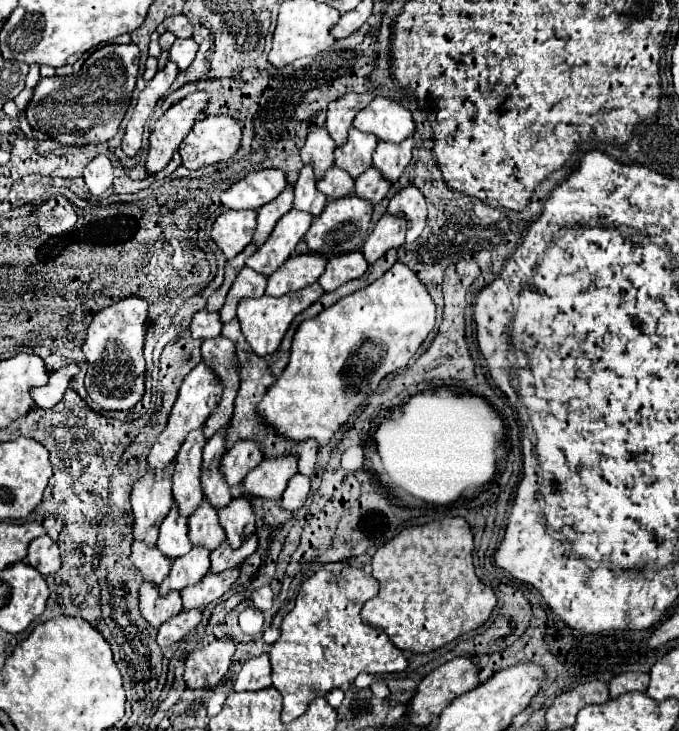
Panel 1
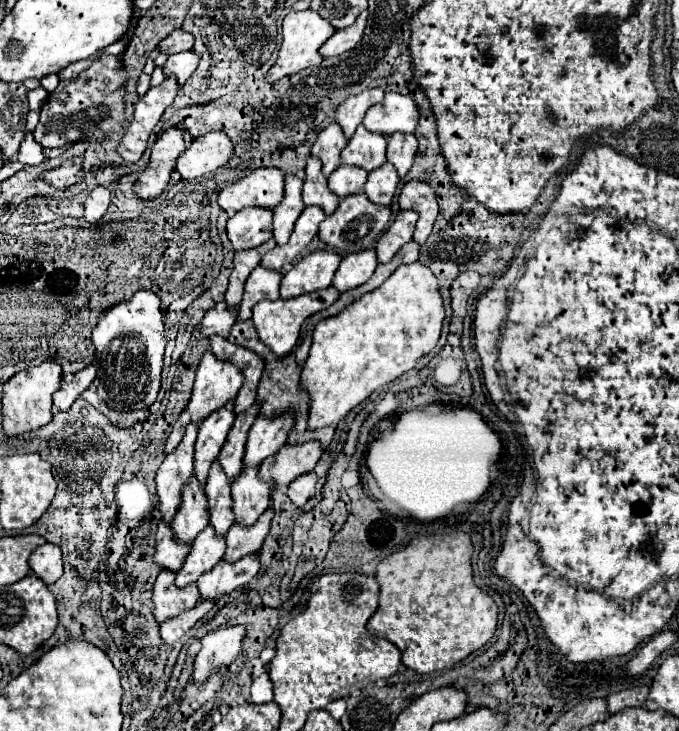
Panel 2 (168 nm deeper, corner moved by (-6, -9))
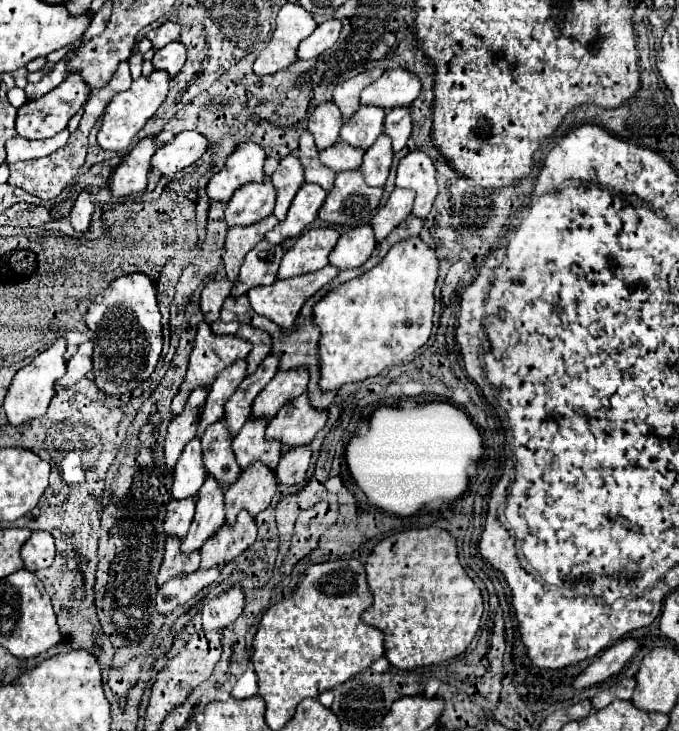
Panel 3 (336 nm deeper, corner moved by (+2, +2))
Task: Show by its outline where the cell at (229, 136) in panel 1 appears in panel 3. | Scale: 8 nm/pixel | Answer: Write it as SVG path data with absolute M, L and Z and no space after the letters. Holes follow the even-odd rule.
M182 131L170 143L162 145L154 153L152 167L158 169L162 175L172 175L172 173L196 163L206 153L208 147L210 147L210 141L202 133Z

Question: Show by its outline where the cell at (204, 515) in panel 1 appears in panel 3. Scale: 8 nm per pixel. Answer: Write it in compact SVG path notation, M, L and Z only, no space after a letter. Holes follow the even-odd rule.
M224 421L210 425L202 435L202 455L204 455L204 469L210 477L218 481L222 489L228 489L240 477L240 467L232 457L232 439L224 433Z

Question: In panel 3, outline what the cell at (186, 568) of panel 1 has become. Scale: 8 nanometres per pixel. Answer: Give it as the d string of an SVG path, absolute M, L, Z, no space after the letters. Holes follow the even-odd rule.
M208 477L198 491L196 515L192 519L186 539L180 545L180 551L184 555L190 555L190 553L202 549L202 545L216 531L220 531L220 527L224 527L224 521L226 521L224 491L216 485L216 481L212 481L212 477Z

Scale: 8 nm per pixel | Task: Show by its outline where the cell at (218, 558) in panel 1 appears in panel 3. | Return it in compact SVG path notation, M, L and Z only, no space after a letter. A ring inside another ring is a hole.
M252 463L252 467L244 469L240 473L240 481L232 485L224 493L224 503L226 503L226 525L236 523L236 515L244 509L252 517L262 513L272 497L276 493L276 479L274 473L260 463Z

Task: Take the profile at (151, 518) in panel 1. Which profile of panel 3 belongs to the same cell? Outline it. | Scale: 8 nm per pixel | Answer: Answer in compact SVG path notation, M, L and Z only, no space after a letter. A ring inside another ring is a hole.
M194 389L194 393L188 397L180 417L174 417L168 427L168 435L166 435L166 443L164 443L164 463L166 463L168 473L174 471L176 459L182 453L182 449L186 447L186 443L190 439L194 439L196 421L200 421L200 409L204 405L206 395L208 395L208 389Z

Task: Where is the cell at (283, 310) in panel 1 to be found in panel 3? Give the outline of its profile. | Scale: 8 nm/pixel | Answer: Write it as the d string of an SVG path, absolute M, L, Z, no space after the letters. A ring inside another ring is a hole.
M326 265L318 273L274 281L268 287L250 289L248 299L252 309L258 315L274 321L282 329L290 329L304 301L312 297L318 289L328 285L336 275L338 275L338 269L332 265Z

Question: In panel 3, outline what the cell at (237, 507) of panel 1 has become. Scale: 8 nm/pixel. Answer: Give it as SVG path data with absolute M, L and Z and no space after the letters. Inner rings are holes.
M246 421L246 425L234 437L232 451L242 471L256 461L262 461L272 471L276 469L282 451L280 445L276 445L276 441L266 441L264 429L266 425L252 425L252 421Z

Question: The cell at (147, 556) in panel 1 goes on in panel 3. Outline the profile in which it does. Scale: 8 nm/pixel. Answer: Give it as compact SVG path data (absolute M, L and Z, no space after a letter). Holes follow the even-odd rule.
M190 497L190 499L184 499L184 501L172 499L166 505L164 533L168 537L178 537L180 541L186 537L190 521L194 517L194 505L196 505L196 497Z

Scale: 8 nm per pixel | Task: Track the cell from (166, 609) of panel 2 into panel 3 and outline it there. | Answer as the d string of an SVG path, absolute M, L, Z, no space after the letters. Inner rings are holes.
M168 537L156 583L164 585L172 577L194 573L198 569L198 565L200 565L200 553L192 553L192 557L184 557L180 553L180 541L176 541L176 537Z

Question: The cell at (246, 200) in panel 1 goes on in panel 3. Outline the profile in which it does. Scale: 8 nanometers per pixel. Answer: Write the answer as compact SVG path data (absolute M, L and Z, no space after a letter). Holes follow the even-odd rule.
M256 143L238 145L238 149L228 157L222 171L218 171L206 187L206 193L214 201L230 201L236 189L246 183L260 183L264 181L264 159L266 153Z

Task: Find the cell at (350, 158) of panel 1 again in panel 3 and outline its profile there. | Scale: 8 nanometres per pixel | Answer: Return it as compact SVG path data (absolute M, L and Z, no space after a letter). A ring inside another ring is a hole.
M360 107L350 119L344 121L340 129L340 141L358 147L358 149L370 149L374 141L382 133L384 125L384 111L376 107Z

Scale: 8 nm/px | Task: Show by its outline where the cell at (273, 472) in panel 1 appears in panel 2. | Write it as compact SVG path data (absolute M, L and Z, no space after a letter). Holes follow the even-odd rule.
M308 440L304 444L286 444L280 452L272 454L264 464L260 464L260 478L266 482L276 482L276 488L286 488L296 476L312 472L322 456L320 444Z

